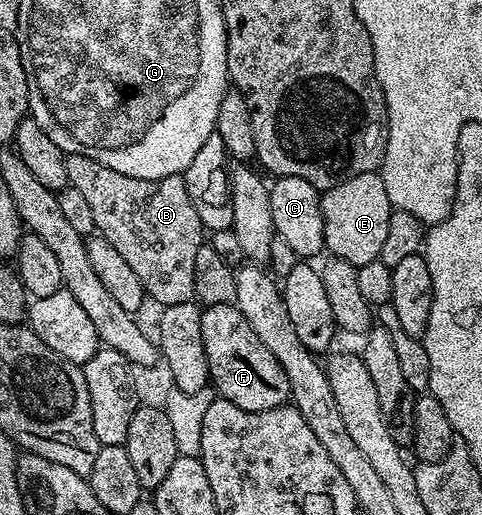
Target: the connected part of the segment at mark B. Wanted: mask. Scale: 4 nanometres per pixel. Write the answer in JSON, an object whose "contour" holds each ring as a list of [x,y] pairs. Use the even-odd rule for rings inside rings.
{"contour":[[[79,154],[66,155],[66,167],[68,168],[69,185],[74,186],[76,192],[84,195],[84,200],[92,208],[92,220],[94,221],[95,231],[101,237],[106,238],[108,244],[112,244],[112,248],[116,248],[116,252],[120,252],[120,257],[132,267],[132,272],[136,272],[136,276],[140,276],[140,284],[145,288],[147,295],[151,299],[155,298],[158,301],[157,305],[159,307],[171,306],[172,304],[184,304],[185,302],[191,301],[195,297],[193,272],[195,271],[196,252],[204,243],[204,227],[200,216],[196,216],[196,208],[192,208],[192,200],[188,196],[185,177],[182,174],[173,174],[160,180],[140,180],[136,176],[124,176],[124,172],[112,172],[112,168],[108,168],[104,164],[92,160],[92,156],[80,156]]]}

